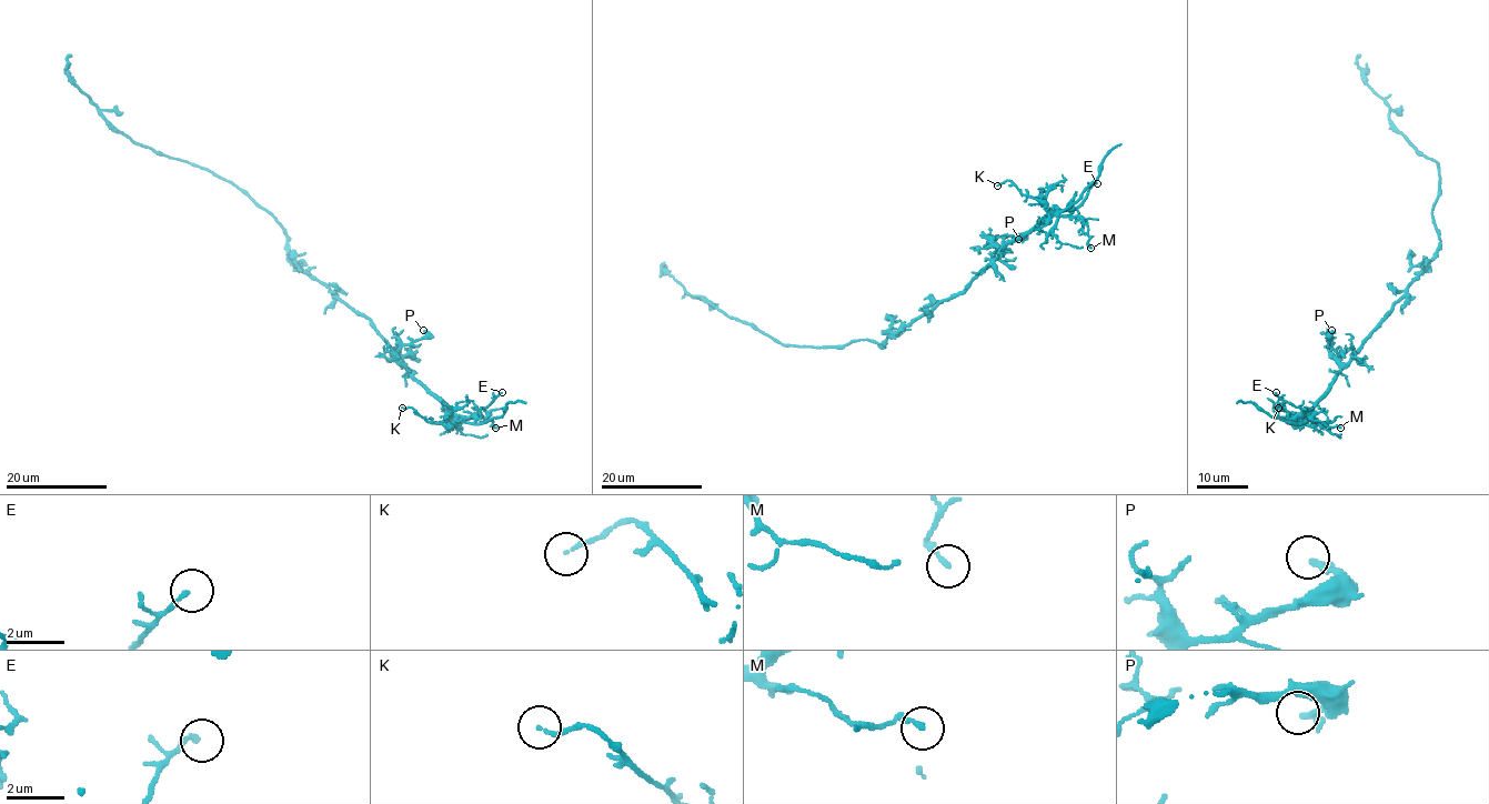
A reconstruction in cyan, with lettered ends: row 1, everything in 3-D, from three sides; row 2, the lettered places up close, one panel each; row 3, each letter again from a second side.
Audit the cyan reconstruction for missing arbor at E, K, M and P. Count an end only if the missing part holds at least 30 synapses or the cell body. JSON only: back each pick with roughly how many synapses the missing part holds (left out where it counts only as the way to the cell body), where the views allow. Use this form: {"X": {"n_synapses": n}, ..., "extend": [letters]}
{"extend": []}

